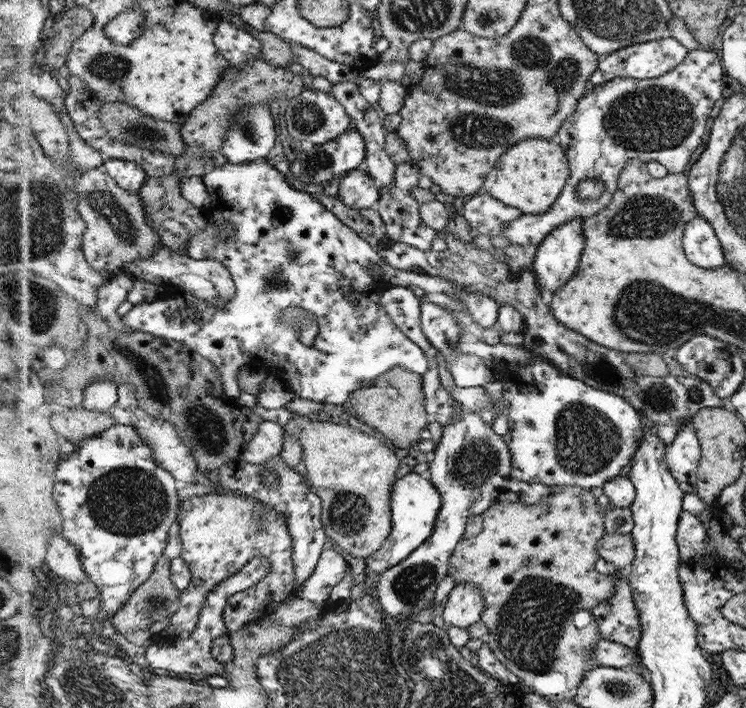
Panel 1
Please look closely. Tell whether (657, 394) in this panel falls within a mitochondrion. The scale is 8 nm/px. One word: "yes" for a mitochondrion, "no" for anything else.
yes

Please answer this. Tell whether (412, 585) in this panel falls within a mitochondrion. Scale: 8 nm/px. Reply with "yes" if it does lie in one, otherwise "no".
yes

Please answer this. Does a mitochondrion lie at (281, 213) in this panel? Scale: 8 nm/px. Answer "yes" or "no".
yes

